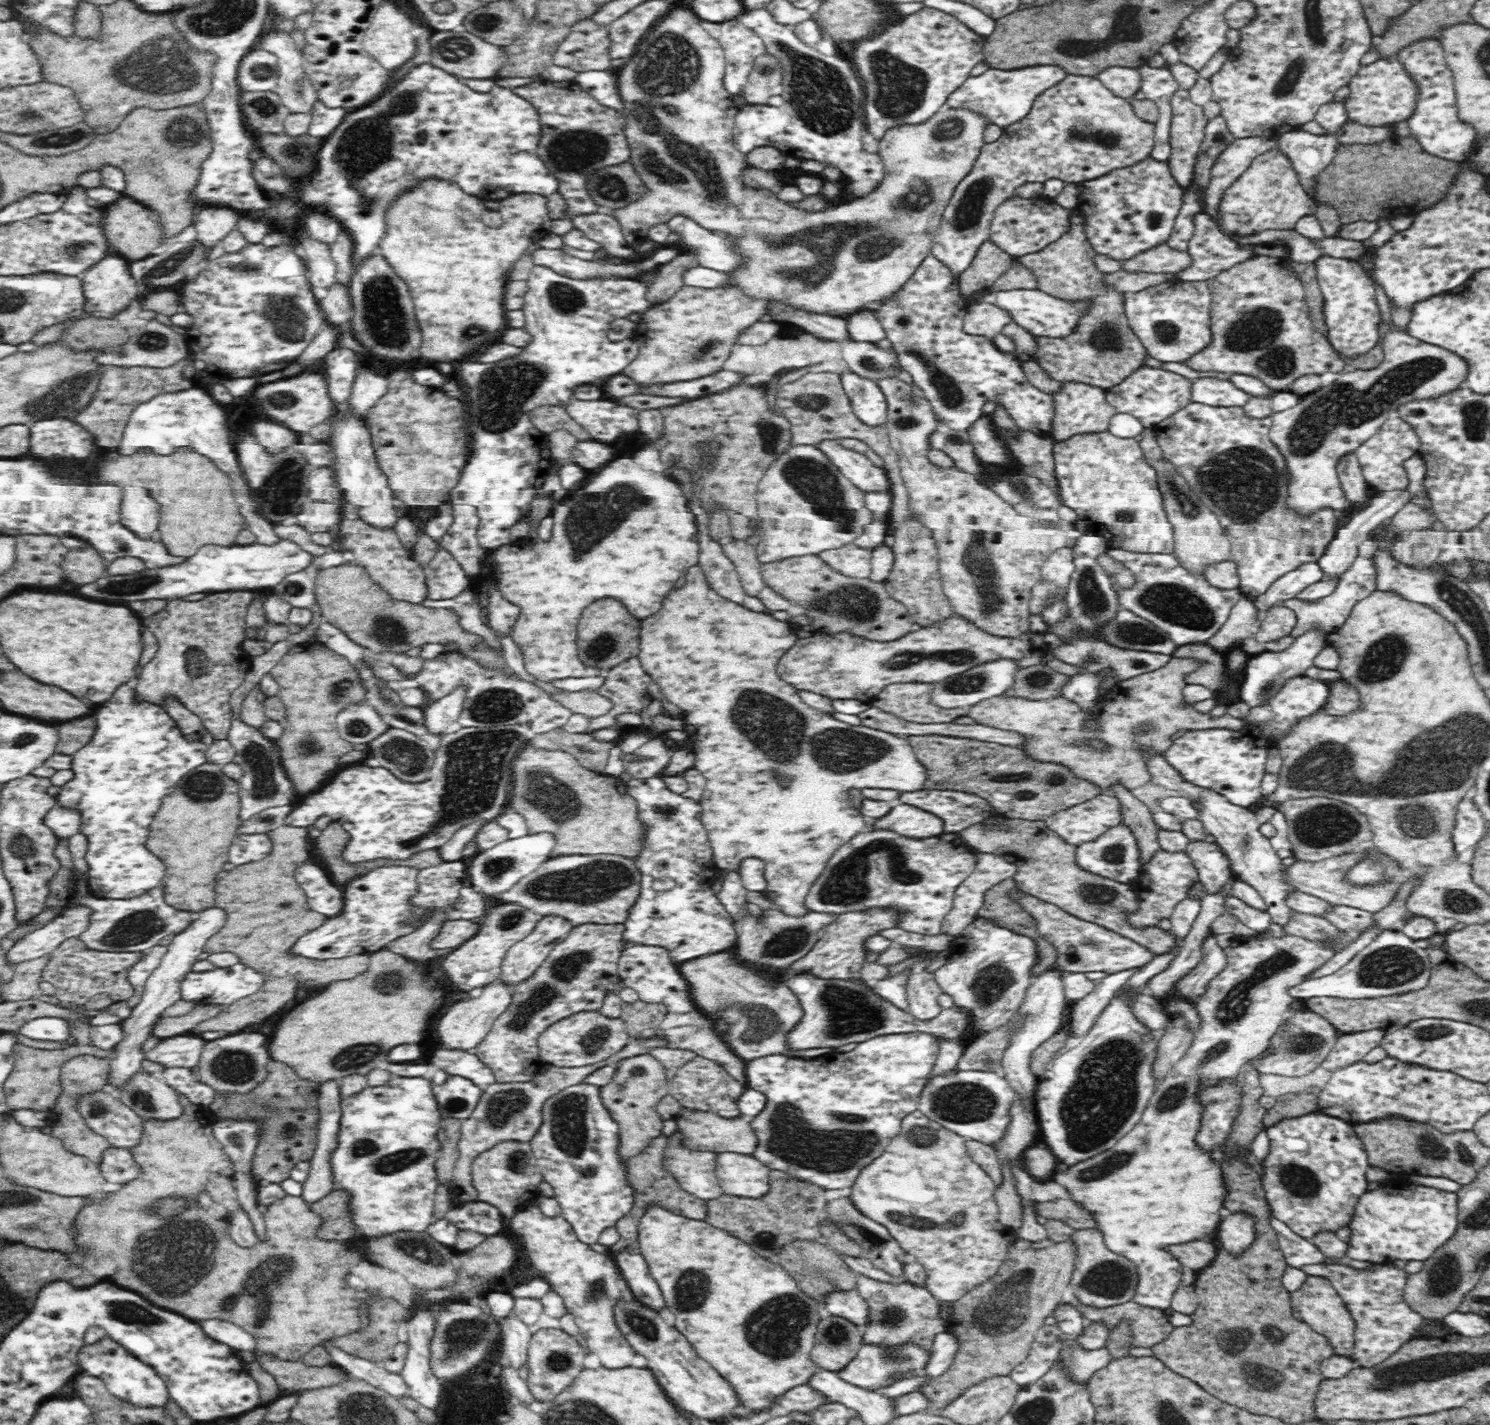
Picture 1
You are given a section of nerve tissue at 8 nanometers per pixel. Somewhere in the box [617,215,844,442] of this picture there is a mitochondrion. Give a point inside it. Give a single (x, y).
(819, 402)

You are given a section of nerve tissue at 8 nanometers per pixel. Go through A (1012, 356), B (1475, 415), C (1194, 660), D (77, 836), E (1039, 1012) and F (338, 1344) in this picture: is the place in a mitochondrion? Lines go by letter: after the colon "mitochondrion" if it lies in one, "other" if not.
A: other
B: mitochondrion
C: other
D: other
E: other
F: other

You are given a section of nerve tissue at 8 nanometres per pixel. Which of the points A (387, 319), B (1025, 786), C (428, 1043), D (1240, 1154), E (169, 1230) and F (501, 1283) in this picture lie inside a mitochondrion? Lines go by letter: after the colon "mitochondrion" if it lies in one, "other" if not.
A: mitochondrion
B: mitochondrion
C: other
D: other
E: mitochondrion
F: other

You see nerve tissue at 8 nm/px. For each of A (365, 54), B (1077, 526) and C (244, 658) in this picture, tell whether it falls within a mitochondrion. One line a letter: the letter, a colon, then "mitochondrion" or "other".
A: other
B: other
C: other

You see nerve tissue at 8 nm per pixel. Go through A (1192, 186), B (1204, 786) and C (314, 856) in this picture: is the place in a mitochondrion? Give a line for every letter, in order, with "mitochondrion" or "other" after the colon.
A: other
B: other
C: other

